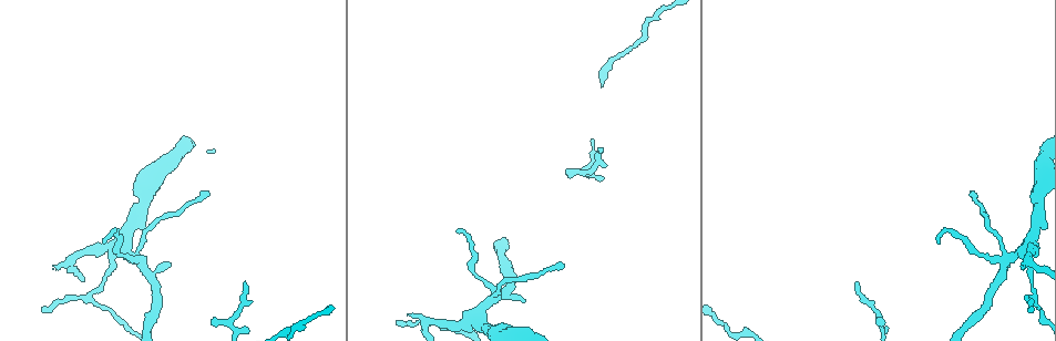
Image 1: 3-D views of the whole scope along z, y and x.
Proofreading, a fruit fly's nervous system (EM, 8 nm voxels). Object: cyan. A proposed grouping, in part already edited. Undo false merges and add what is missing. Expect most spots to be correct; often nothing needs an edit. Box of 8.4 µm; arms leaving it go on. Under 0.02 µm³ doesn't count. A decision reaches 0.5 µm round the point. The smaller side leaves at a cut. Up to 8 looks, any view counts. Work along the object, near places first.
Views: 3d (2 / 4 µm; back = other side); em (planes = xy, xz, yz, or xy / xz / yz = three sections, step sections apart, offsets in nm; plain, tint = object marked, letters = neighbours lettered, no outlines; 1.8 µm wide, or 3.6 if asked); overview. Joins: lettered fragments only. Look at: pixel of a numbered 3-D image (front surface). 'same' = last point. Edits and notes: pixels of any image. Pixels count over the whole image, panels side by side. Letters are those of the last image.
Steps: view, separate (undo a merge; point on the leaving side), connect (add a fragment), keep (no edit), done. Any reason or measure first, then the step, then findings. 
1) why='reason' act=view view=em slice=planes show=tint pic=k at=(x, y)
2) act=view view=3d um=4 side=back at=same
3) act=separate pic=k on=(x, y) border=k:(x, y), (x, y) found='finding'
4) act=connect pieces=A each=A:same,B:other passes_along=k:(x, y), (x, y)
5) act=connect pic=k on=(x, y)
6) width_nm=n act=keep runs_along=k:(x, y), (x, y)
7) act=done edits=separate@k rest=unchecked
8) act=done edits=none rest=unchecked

why='an open end' act=view view=em slice=planes show=letters pic=1 at=(208, 192)

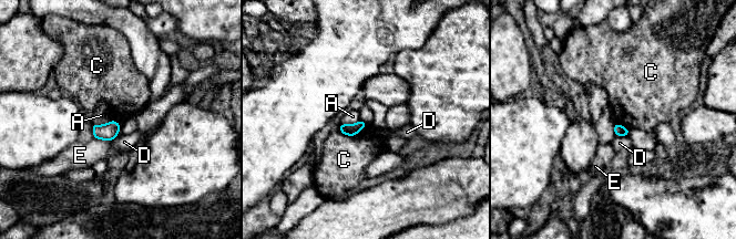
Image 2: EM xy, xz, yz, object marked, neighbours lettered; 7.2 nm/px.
act=keep each=A:other,C:other,D:other,E:other border=2:(368, 124), (354, 135), (338, 130) found='no lettered fragment goes on from it'

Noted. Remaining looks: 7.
why='branch stops here' act=view view=3d um=2 pic=1 at=(455, 230)

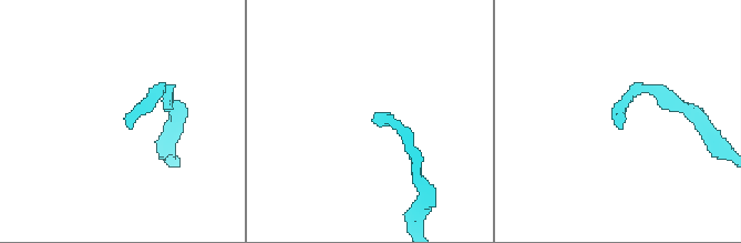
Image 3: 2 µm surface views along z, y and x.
act=view view=em slice=yz step=8 show=tint pic=3 at=(124, 119)

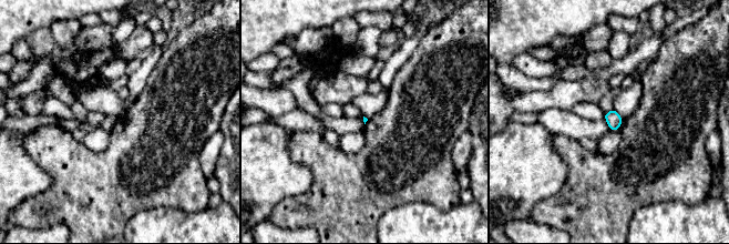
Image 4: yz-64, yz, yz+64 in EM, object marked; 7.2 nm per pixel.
why='cut it another way' act=view view=em slice=planes show=letters at=same

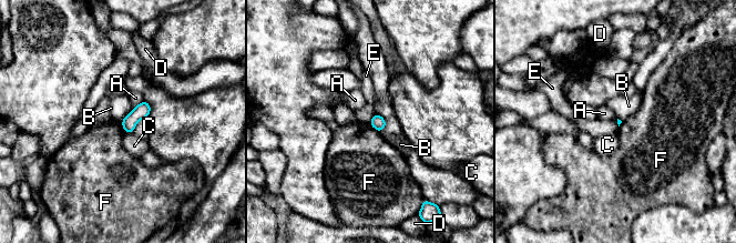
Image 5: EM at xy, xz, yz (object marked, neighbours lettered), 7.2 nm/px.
longest_contact=B:130nm act=keep each=A:other,B:other,C:other,D:other,E:other,F:other border=5:(375, 113), (369, 123) found='no lettered fragment goes on from it'

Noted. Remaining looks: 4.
why='arms part here' act=view view=em um=3.6 slice=xz step=8 show=tint pic=1 at=(138, 259)

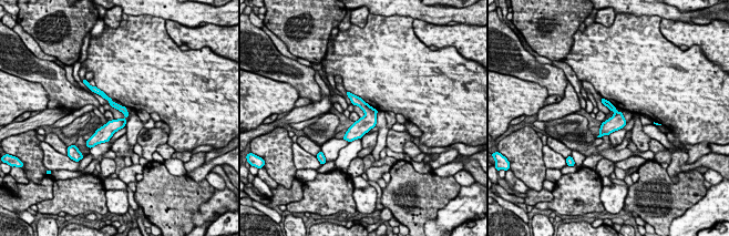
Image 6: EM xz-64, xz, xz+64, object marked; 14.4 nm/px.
act=view view=em um=3.6 slice=yz step=8 show=letters at=same

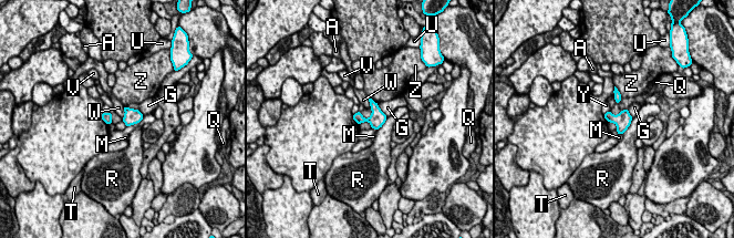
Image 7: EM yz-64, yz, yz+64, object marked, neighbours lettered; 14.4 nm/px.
act=keep each=A:other,G:other,M:other,Q:other,R:other,T:other,U:other,V:other,W:other,Y:other,Z:other border=7:(371, 107), (371, 114), (364, 118) found='one neuron here'

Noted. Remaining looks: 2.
act=done edits=none rest=unchecked

